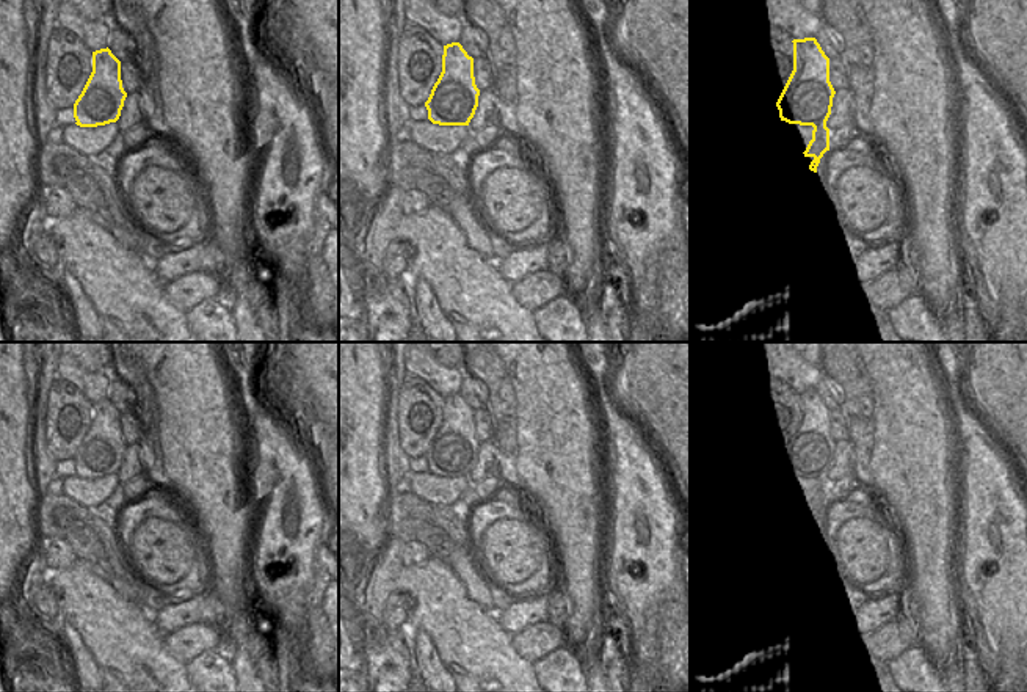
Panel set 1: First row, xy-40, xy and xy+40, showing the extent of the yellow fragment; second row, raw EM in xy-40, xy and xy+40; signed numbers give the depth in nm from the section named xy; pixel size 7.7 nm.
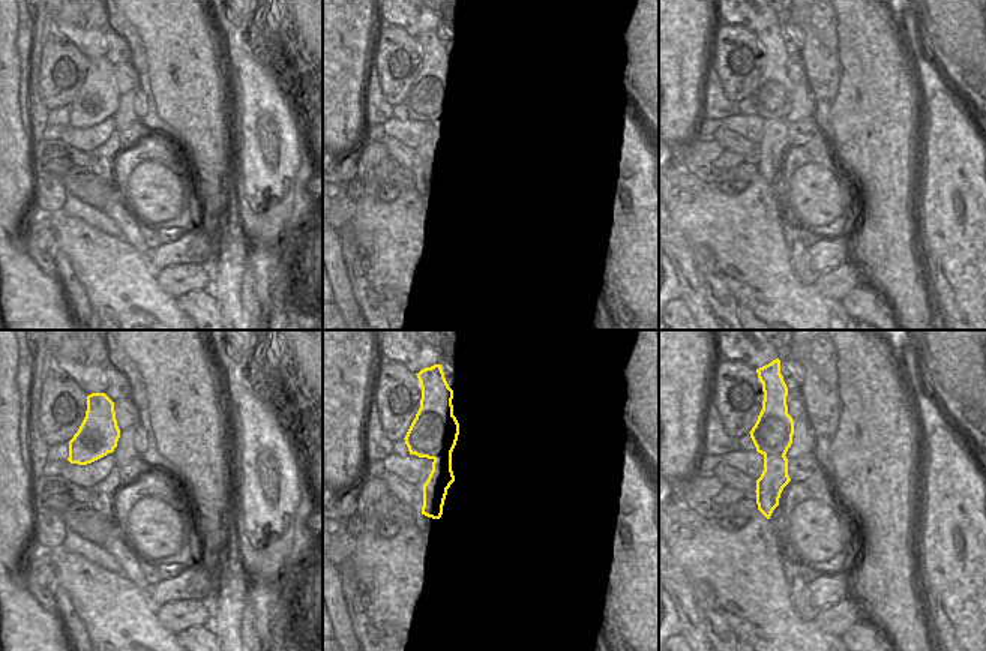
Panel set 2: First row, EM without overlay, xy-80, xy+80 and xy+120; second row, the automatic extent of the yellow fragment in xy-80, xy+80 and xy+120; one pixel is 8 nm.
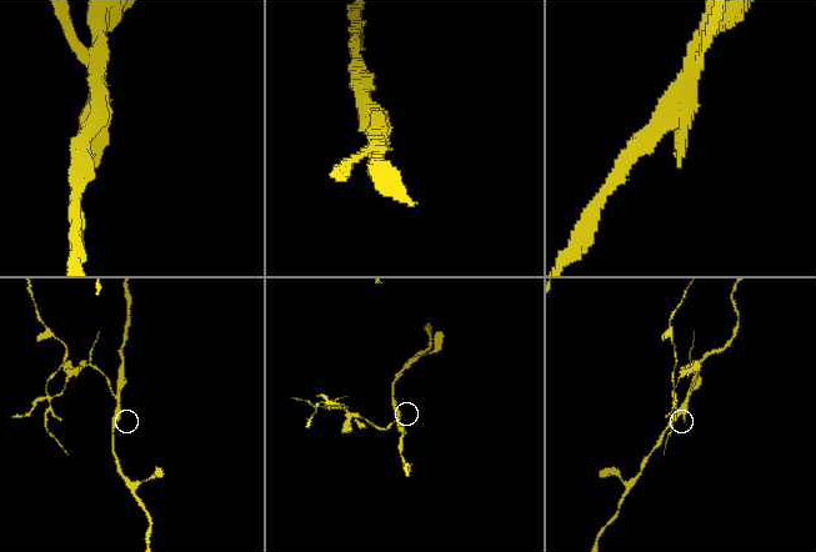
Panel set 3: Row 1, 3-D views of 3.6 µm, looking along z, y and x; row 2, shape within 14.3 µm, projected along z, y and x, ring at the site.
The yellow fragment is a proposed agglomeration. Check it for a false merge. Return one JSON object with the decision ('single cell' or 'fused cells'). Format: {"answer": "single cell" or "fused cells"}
{"answer": "fused cells"}

